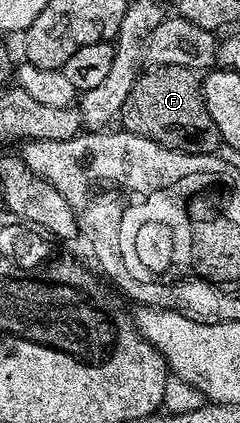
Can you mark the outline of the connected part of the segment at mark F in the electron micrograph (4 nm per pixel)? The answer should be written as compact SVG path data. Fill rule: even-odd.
M173 64L152 66L147 70L139 73L126 102L122 102L119 127L123 131L150 138L174 152L188 152L191 156L215 153L222 141L218 126L214 126L214 118L210 118L210 110L206 110L204 105L204 93L197 73Z

